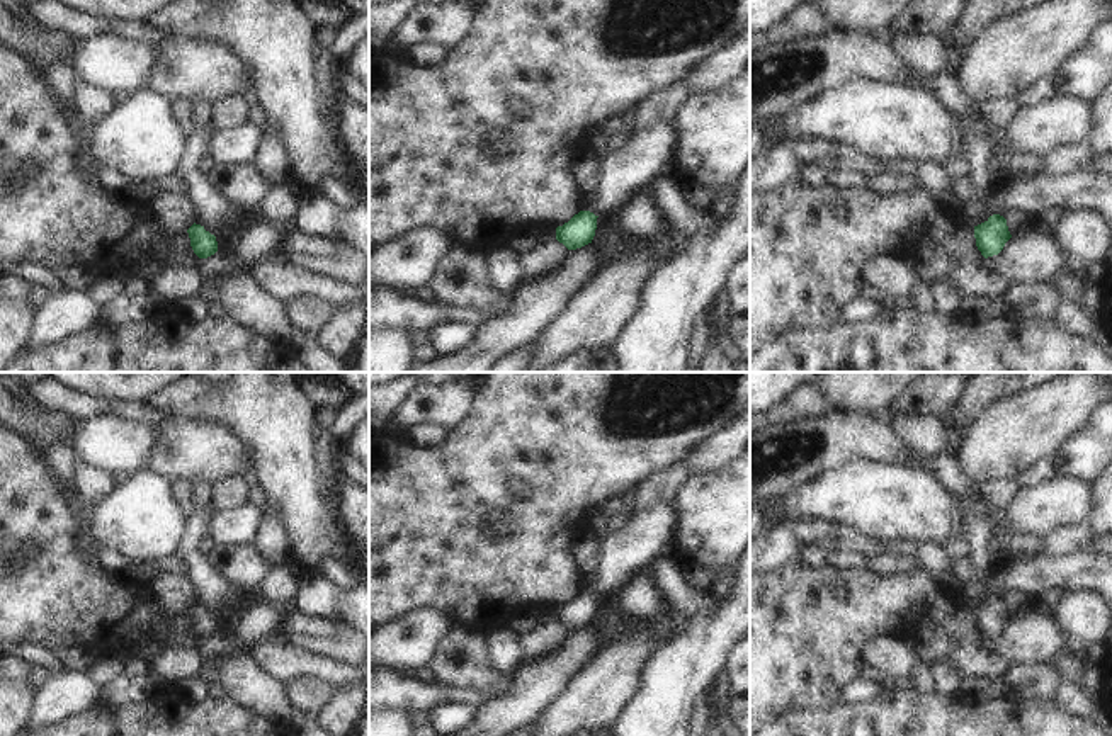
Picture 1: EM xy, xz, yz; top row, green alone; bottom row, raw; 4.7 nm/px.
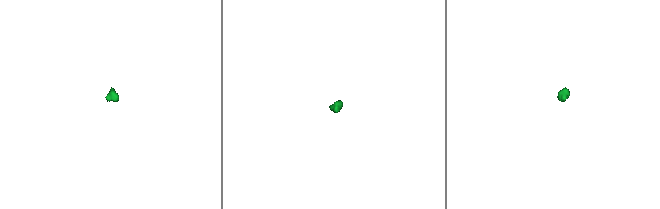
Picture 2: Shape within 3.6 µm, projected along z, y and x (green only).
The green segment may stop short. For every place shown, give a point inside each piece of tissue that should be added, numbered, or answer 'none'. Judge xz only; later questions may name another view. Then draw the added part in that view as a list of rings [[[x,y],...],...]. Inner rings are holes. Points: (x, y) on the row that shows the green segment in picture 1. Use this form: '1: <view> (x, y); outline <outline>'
none

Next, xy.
none

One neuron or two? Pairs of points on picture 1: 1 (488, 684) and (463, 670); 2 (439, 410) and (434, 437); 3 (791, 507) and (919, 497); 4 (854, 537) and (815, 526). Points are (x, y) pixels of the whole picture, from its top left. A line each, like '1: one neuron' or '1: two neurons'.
1: one neuron
2: two neurons
3: one neuron
4: one neuron

